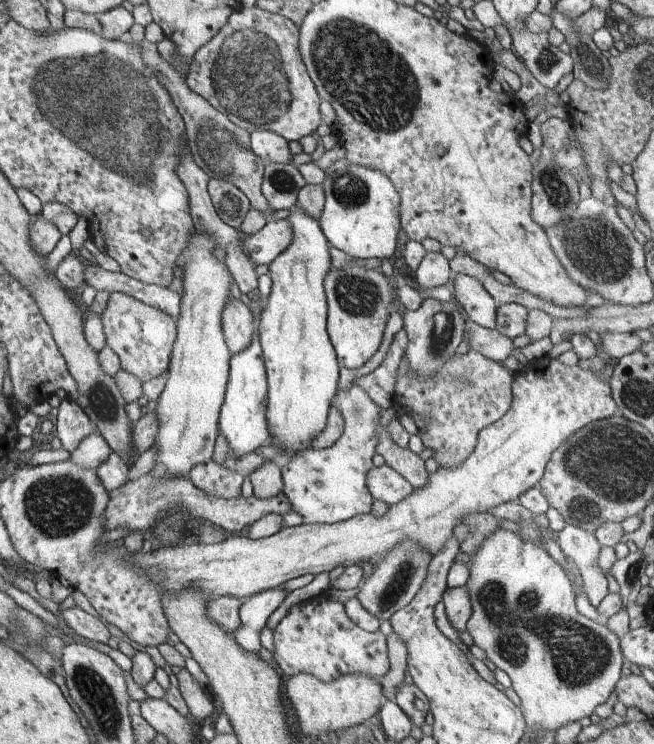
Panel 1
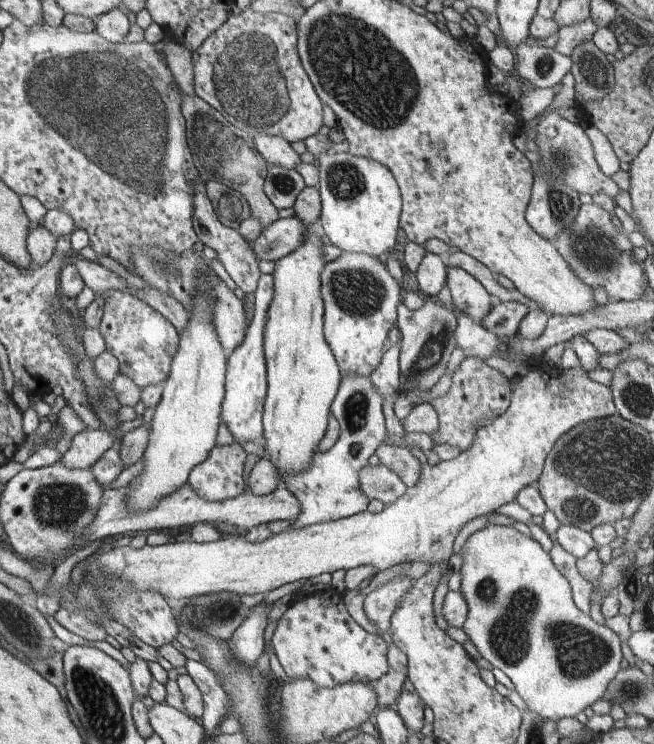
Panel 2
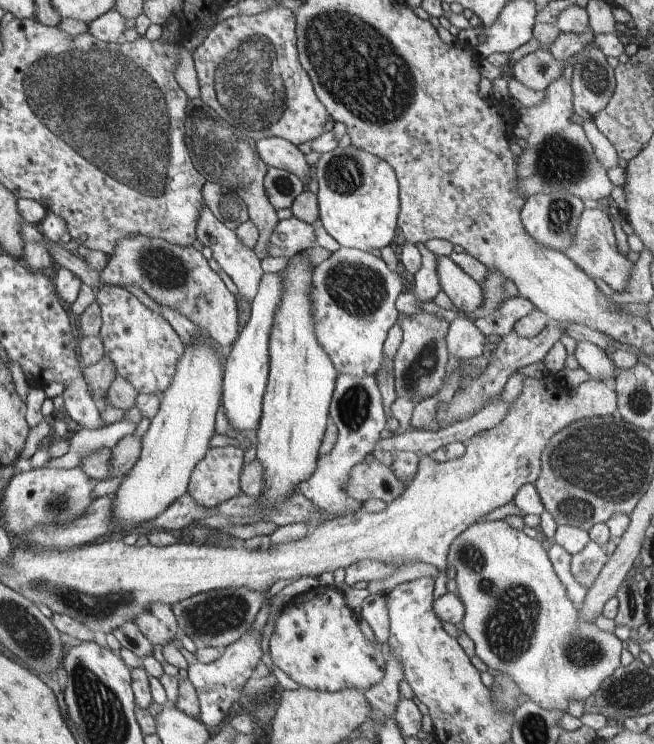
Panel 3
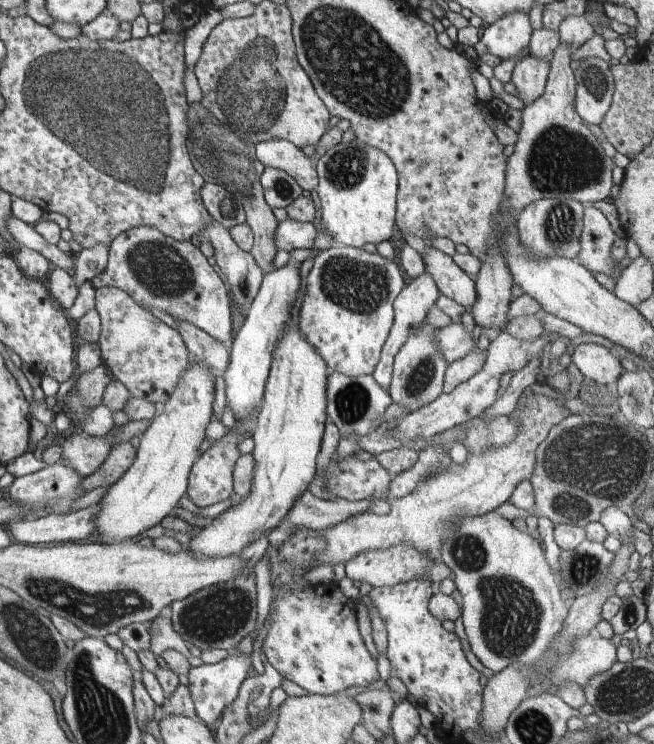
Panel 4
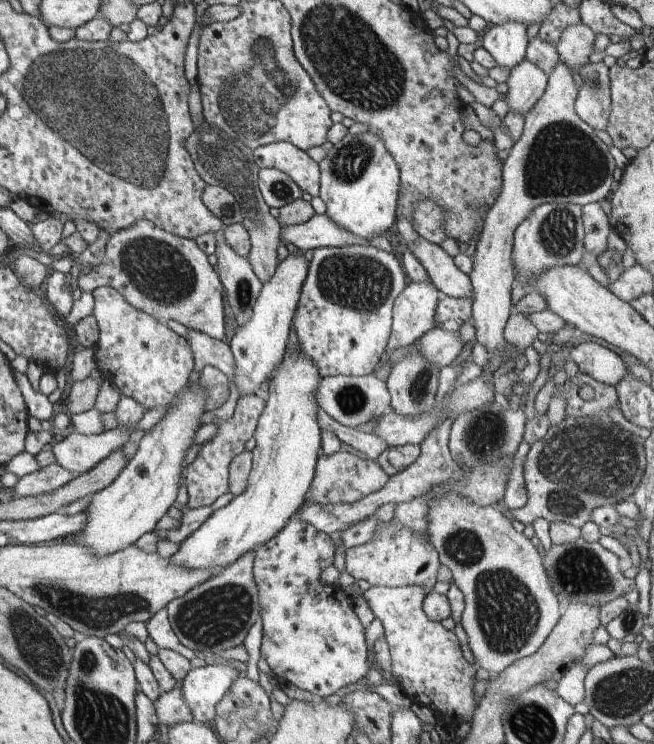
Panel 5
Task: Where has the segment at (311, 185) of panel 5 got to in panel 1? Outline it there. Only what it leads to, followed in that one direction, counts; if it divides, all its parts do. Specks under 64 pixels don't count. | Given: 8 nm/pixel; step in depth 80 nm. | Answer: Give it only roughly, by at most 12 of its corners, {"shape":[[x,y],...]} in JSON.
{"shape":[[256,129],[251,149],[265,162],[290,164],[283,136]]}

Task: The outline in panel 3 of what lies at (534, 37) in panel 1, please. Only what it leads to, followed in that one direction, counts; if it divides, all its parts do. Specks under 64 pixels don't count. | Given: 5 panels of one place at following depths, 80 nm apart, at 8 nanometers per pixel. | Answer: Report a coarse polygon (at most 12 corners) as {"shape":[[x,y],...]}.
{"shape":[[539,48],[515,63],[513,77],[546,90],[567,63]]}

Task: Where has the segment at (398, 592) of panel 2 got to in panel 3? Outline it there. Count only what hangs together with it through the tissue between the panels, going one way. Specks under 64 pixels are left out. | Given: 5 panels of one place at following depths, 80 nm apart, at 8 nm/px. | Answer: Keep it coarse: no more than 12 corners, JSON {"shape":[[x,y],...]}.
{"shape":[[370,593],[361,604],[380,646],[389,639],[386,593]]}

